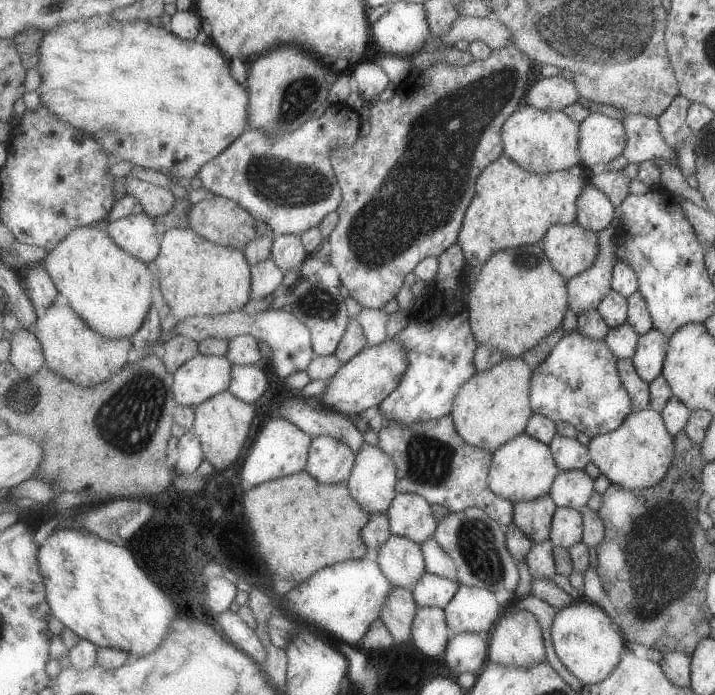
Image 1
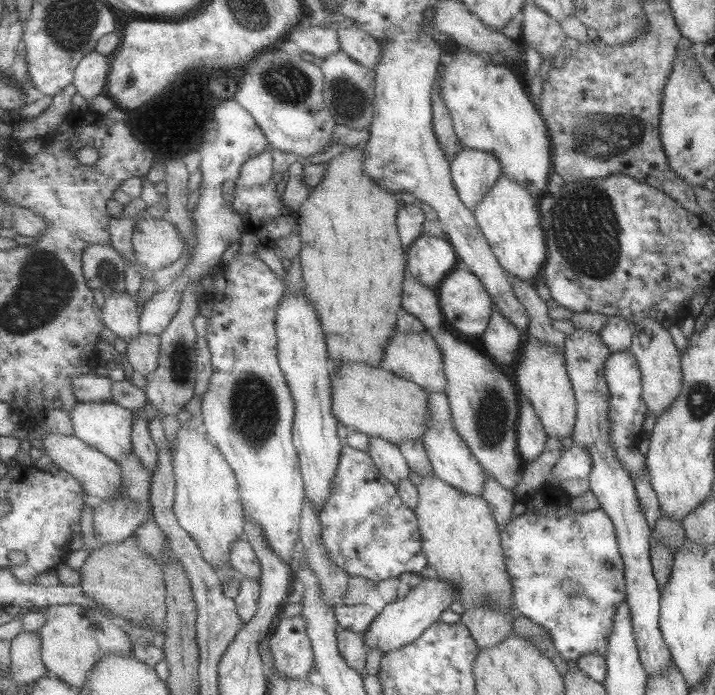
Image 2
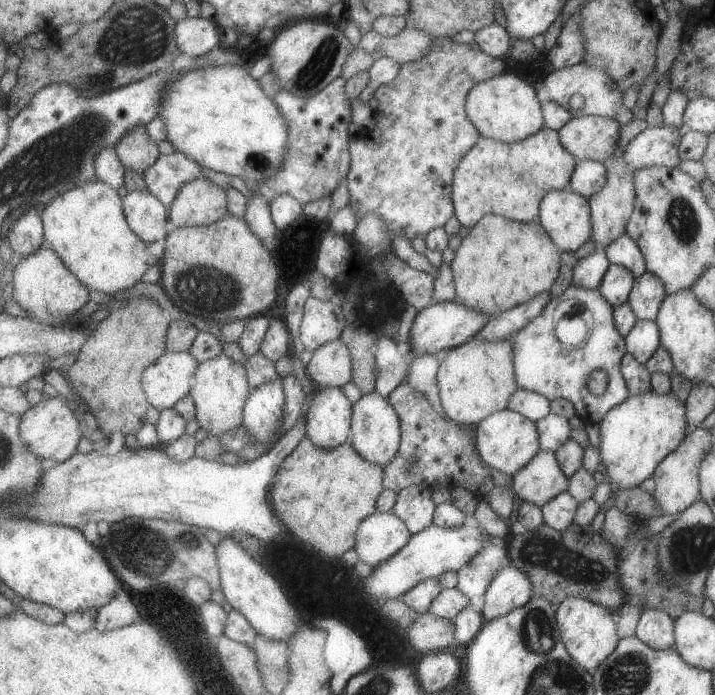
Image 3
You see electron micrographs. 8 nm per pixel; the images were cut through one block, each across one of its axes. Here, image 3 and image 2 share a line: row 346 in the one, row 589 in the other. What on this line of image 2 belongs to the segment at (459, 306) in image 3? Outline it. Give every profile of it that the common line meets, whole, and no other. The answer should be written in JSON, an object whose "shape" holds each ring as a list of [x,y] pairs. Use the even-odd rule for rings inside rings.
{"shape":[[[425,579],[412,588],[403,599],[388,604],[375,619],[374,624],[364,633],[365,644],[369,647],[380,647],[381,652],[389,653],[399,650],[421,638],[433,623],[436,623],[444,610],[461,598],[460,590],[446,580]]]}

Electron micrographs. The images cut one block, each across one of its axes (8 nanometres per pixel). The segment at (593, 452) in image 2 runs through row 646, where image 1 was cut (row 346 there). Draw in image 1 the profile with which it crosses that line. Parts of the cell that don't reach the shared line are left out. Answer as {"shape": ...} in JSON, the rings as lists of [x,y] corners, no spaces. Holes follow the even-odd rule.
{"shape":[[[657,329],[638,335],[636,351],[631,360],[635,372],[642,381],[649,384],[661,374],[668,338]]]}

